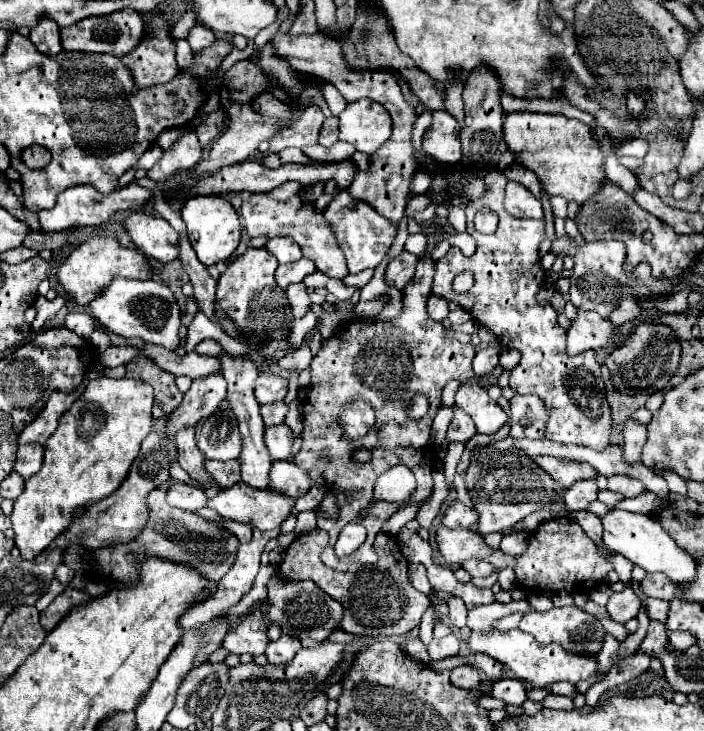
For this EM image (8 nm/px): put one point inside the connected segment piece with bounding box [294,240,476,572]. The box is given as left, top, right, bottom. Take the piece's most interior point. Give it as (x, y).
(363, 378)

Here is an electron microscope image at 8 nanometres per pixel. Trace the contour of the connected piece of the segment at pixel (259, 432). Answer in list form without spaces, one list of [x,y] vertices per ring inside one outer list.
[[[222,356],[220,358],[222,362],[222,372],[224,372],[224,378],[228,382],[228,402],[240,422],[240,434],[242,434],[242,442],[244,442],[244,448],[242,448],[242,454],[240,454],[240,464],[242,464],[242,482],[252,486],[252,488],[260,488],[260,490],[266,490],[270,484],[268,484],[268,472],[272,468],[272,458],[268,456],[268,450],[266,450],[266,444],[264,444],[264,422],[262,422],[262,416],[260,416],[260,406],[256,404],[256,396],[254,396],[254,382],[256,382],[256,376],[258,376],[258,370],[254,366],[252,360],[244,360],[244,358],[232,358],[232,356]]]

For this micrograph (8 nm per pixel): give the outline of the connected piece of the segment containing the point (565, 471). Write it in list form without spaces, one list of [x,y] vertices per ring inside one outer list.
[[[532,456],[532,462],[536,462],[540,468],[544,468],[544,472],[548,472],[556,482],[560,482],[564,490],[568,490],[578,480],[598,478],[596,468],[592,468],[586,462],[562,460],[562,458],[554,458],[554,456]]]

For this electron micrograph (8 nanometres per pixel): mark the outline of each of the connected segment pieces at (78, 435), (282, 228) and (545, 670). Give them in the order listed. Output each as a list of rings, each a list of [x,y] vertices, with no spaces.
[[[96,378],[90,380],[86,386],[86,392],[74,402],[74,406],[60,418],[58,430],[48,438],[46,452],[44,452],[44,464],[38,474],[26,480],[24,492],[16,498],[14,510],[10,514],[12,530],[14,530],[14,542],[20,550],[20,556],[24,560],[34,560],[42,550],[48,548],[48,544],[58,538],[70,524],[76,514],[76,510],[94,504],[98,500],[108,498],[120,484],[126,480],[132,462],[136,460],[144,436],[152,430],[154,403],[154,390],[142,380],[130,380],[130,378]]]
[[[252,194],[248,202],[240,208],[244,228],[248,236],[290,236],[296,240],[304,252],[306,258],[310,258],[316,268],[332,278],[344,278],[348,274],[348,266],[344,264],[344,254],[340,252],[340,246],[336,244],[336,236],[332,236],[332,228],[328,228],[328,222],[324,220],[322,210],[314,206],[314,202],[304,202],[300,196],[292,196],[286,202],[274,200],[268,194]]]
[[[514,628],[514,630],[508,630],[508,632],[490,630],[486,634],[484,632],[472,632],[470,640],[468,640],[468,650],[472,654],[482,652],[482,654],[488,654],[488,656],[496,658],[500,664],[506,666],[506,670],[510,674],[514,674],[516,678],[524,680],[532,688],[544,688],[544,686],[560,682],[560,680],[578,684],[580,680],[586,680],[588,676],[594,676],[598,672],[596,658],[570,654],[564,648],[560,648],[560,644],[540,646],[540,644],[536,644],[532,634],[520,632],[520,628]]]

